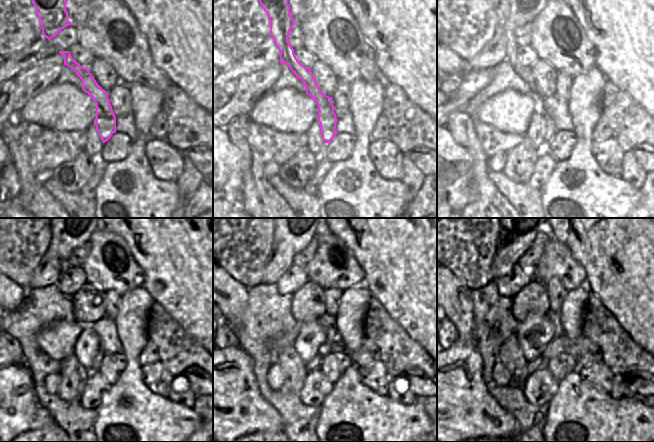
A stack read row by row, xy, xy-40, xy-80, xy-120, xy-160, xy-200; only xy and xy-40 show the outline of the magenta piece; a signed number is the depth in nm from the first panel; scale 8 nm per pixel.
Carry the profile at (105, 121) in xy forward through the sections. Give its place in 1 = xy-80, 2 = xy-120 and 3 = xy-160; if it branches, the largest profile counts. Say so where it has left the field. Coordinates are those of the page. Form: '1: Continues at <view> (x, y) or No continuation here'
1: Continues at xy-80 (512, 57)
2: Continues at xy-120 (100, 354)
3: Continues at xy-160 (315, 363)

